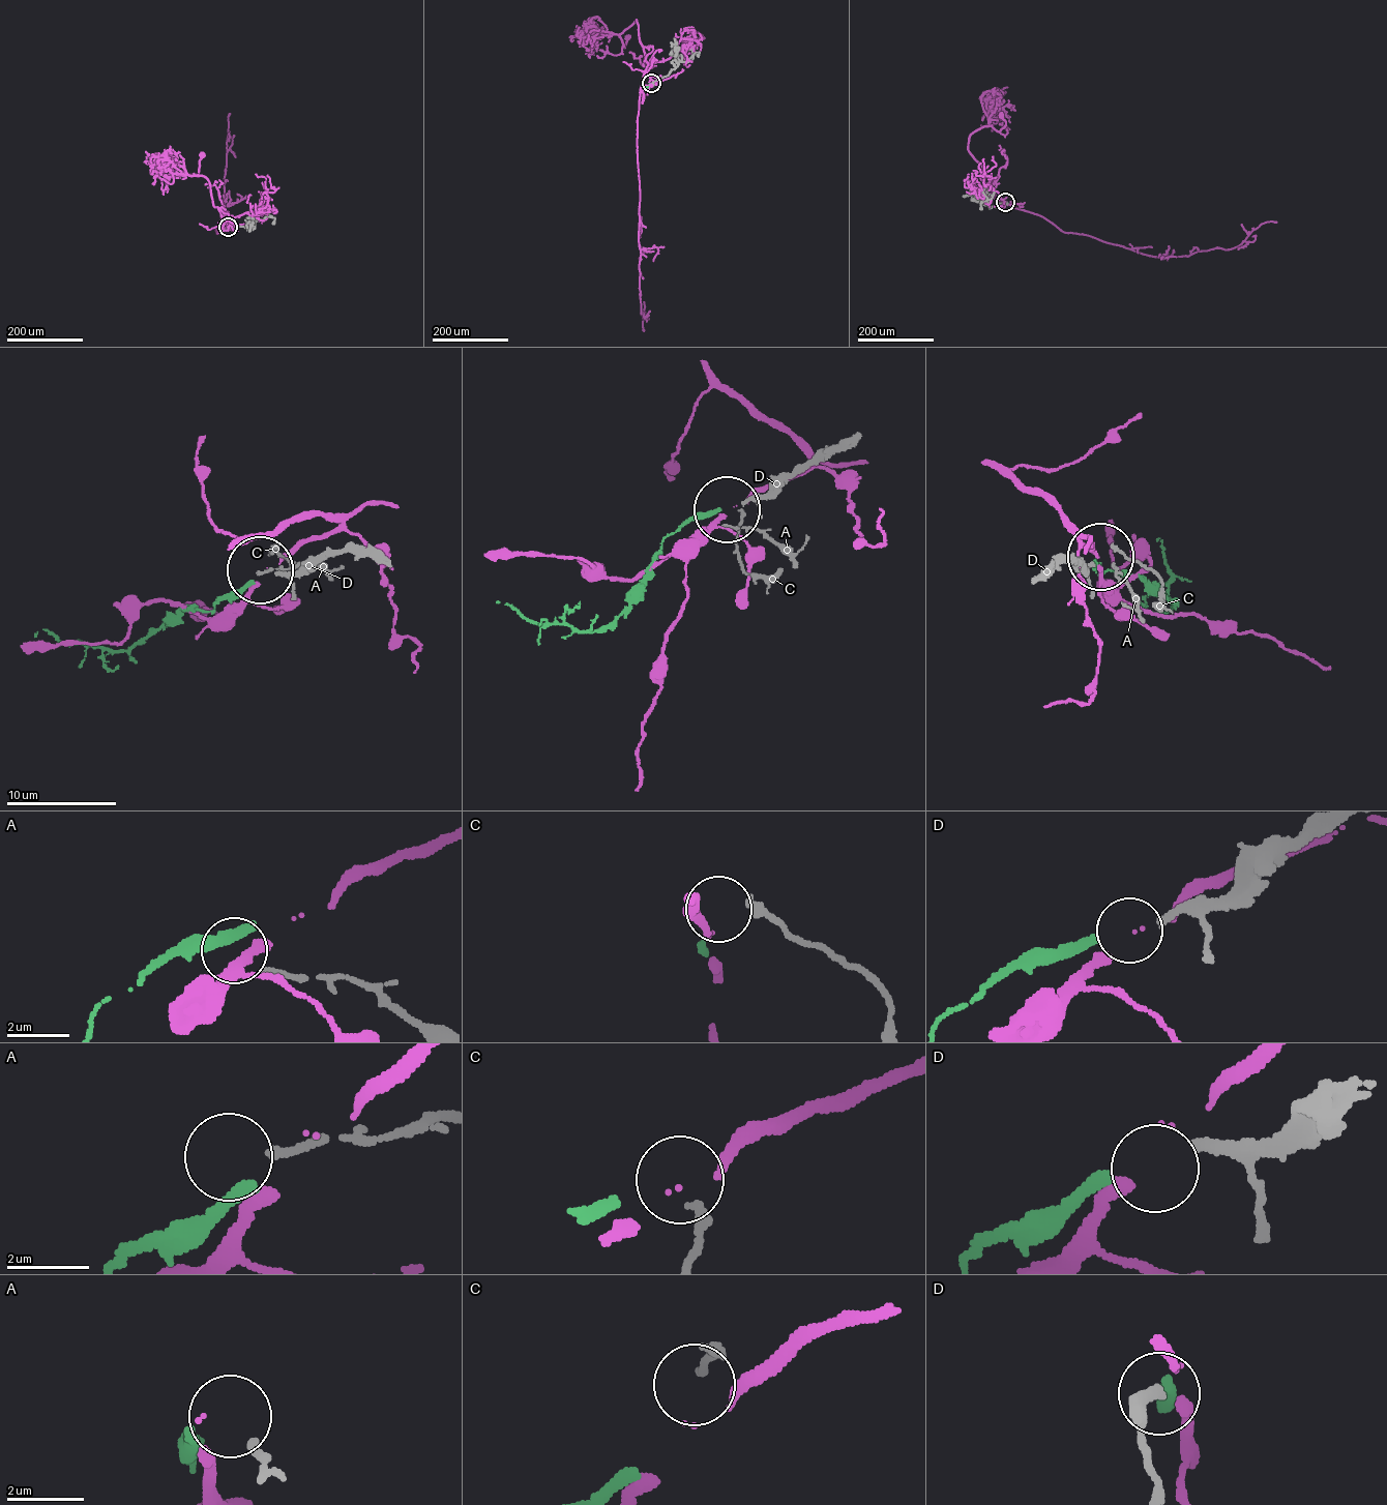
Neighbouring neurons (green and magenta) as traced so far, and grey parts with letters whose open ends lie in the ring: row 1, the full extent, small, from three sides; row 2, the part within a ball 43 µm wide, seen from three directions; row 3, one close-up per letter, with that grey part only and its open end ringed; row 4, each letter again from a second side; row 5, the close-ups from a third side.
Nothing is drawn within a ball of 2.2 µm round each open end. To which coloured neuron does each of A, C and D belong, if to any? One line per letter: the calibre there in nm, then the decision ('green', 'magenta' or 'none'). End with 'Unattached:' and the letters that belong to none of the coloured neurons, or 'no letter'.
A: calibre 190 nm; none
C: calibre 240 nm; none
D: calibre 280 nm; green
Unattached: A, C

